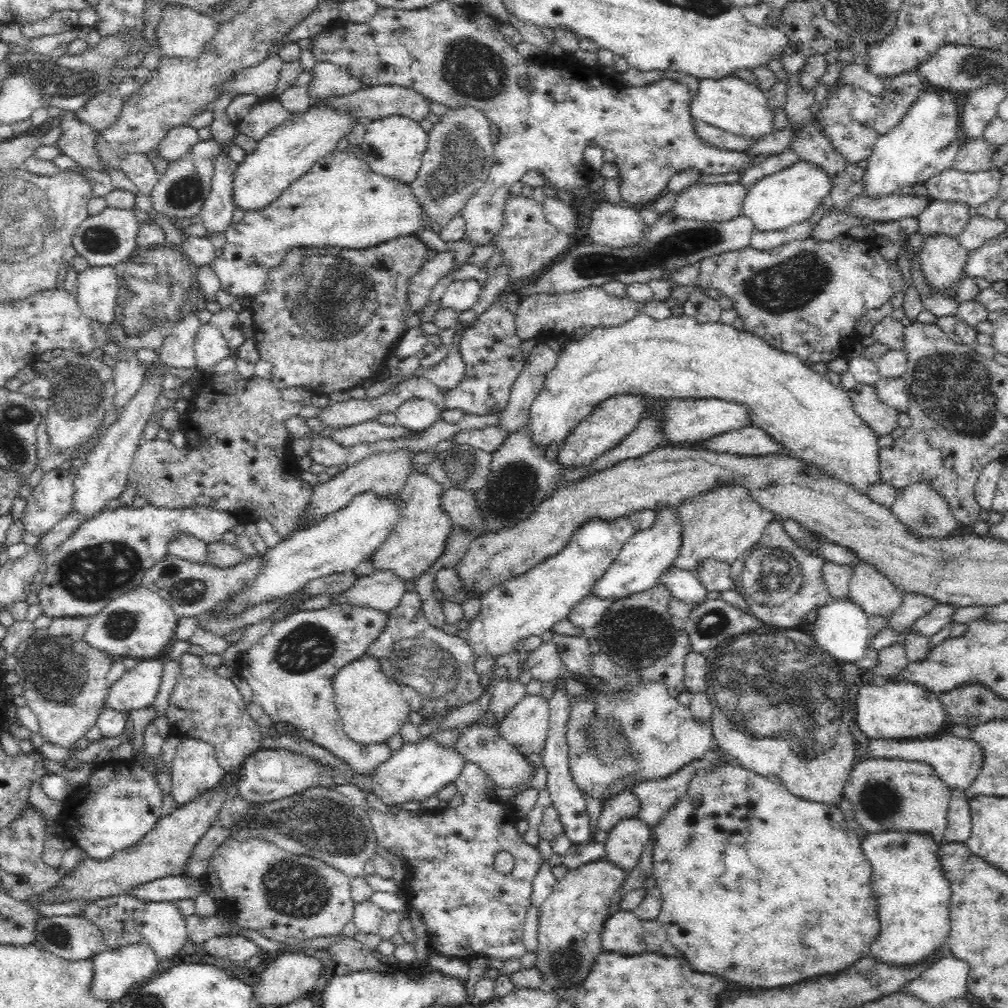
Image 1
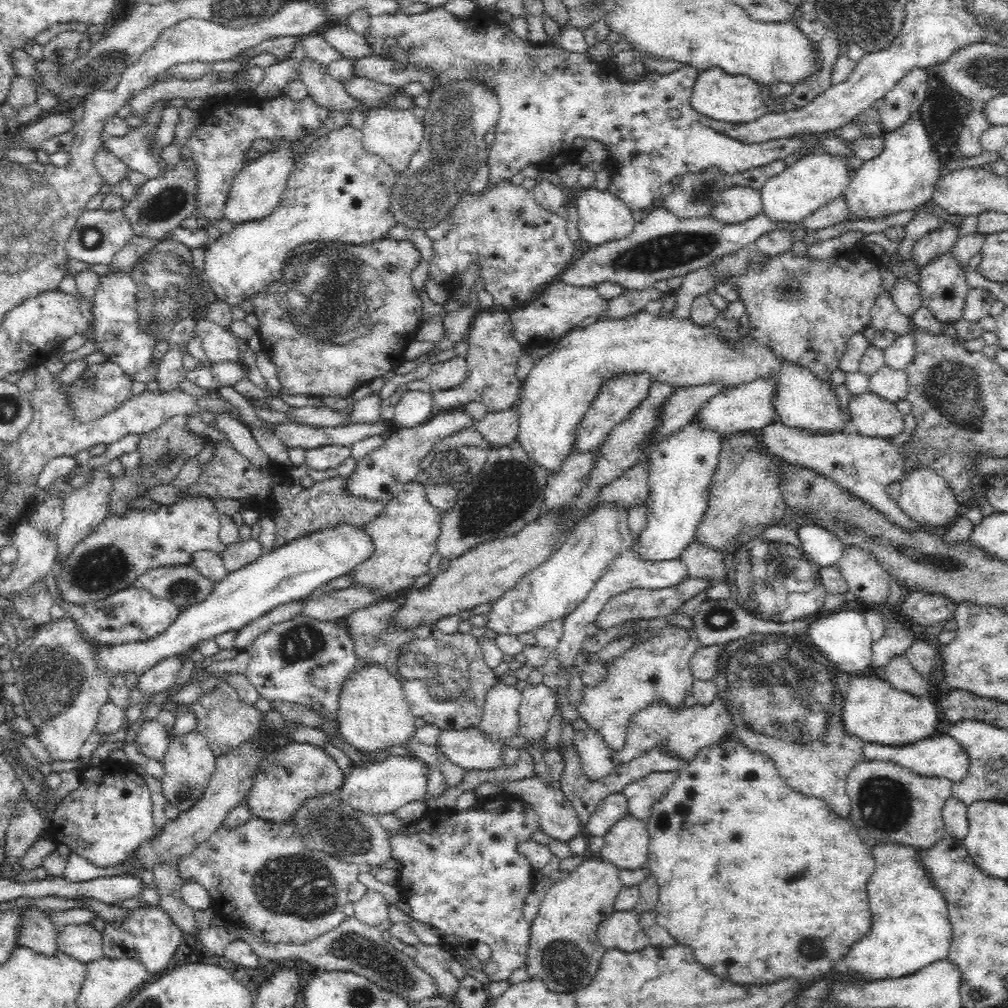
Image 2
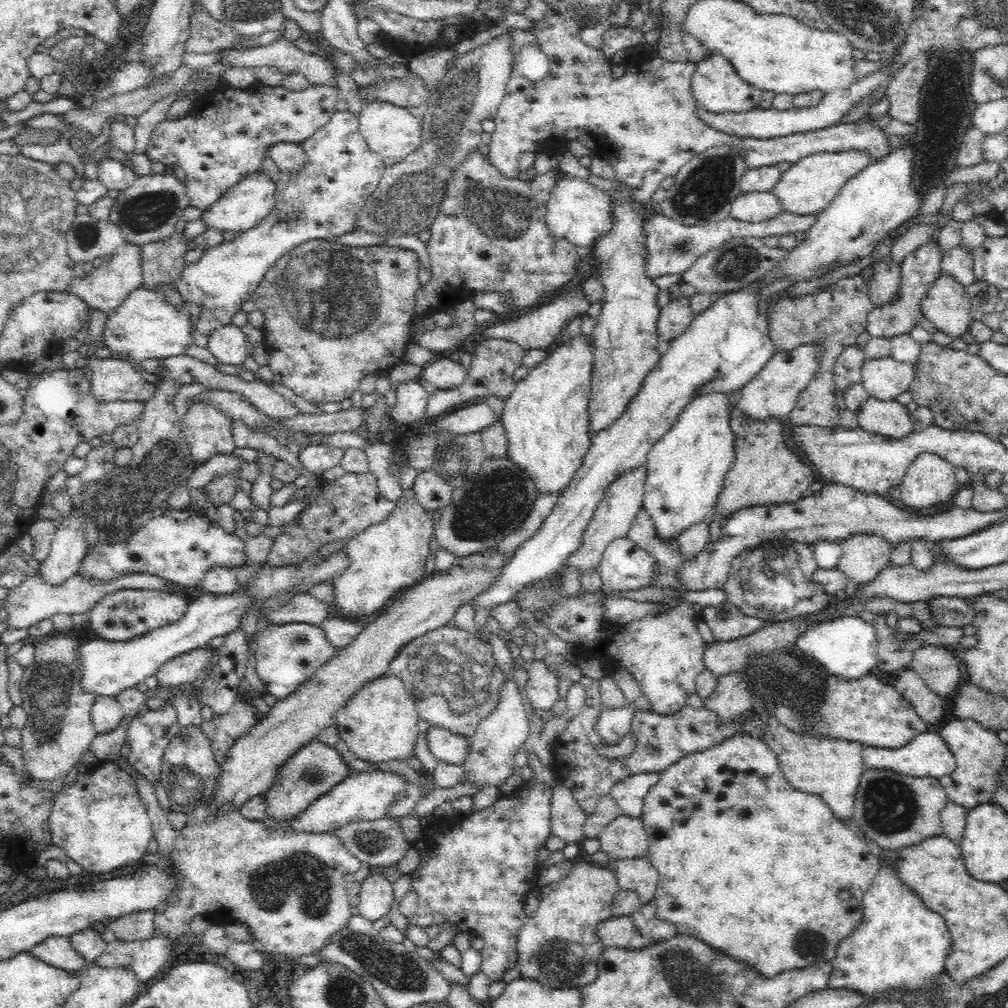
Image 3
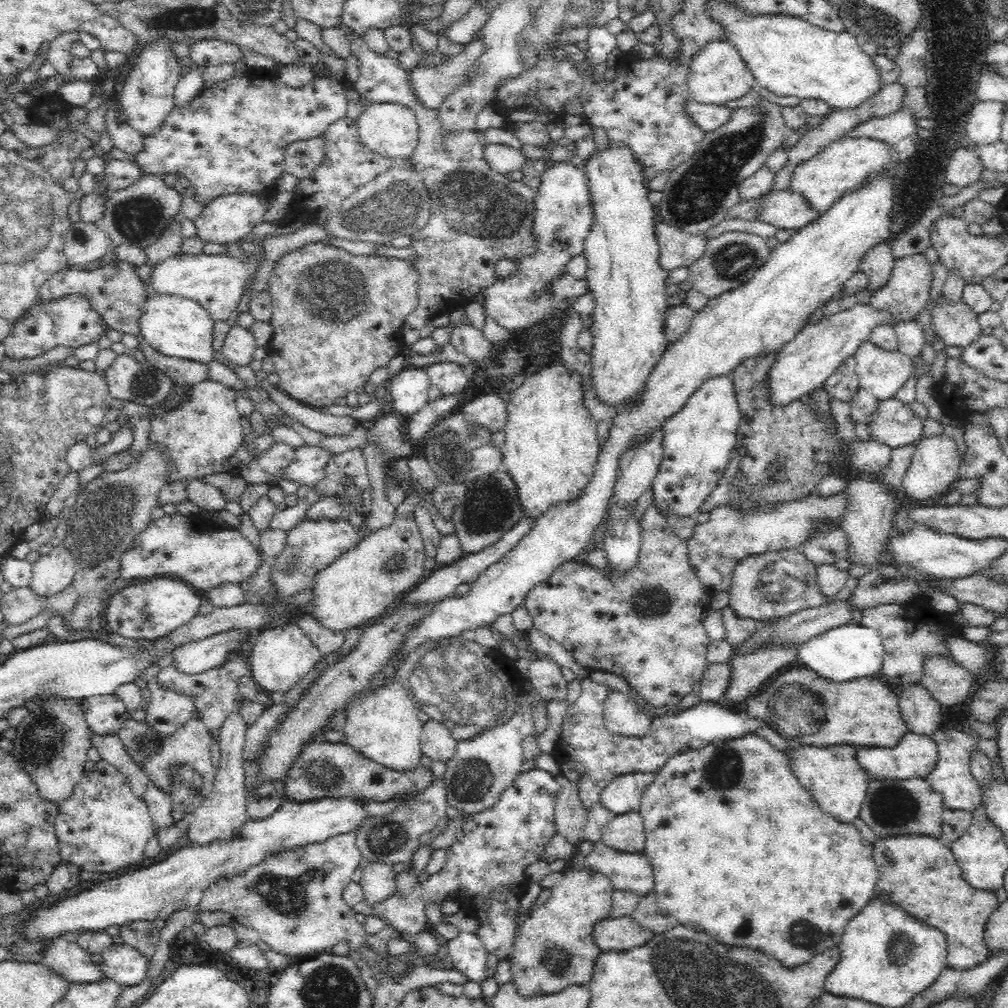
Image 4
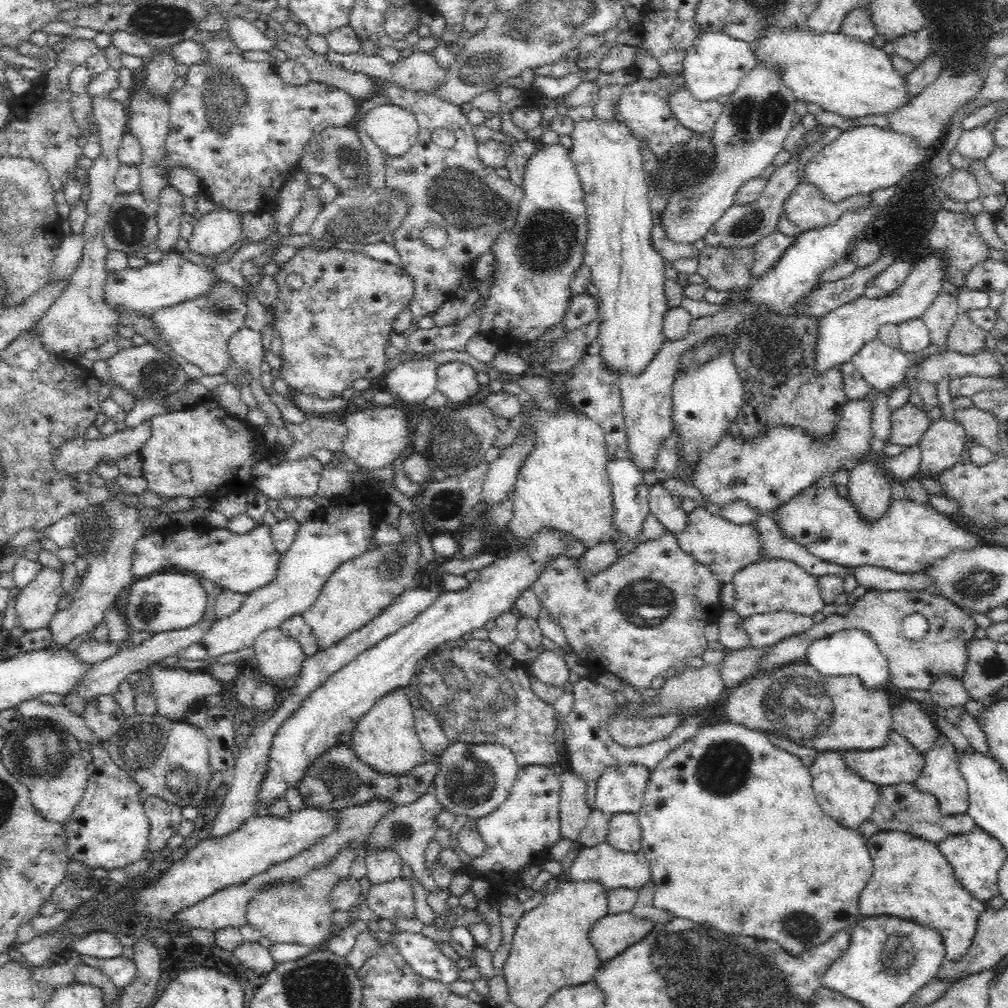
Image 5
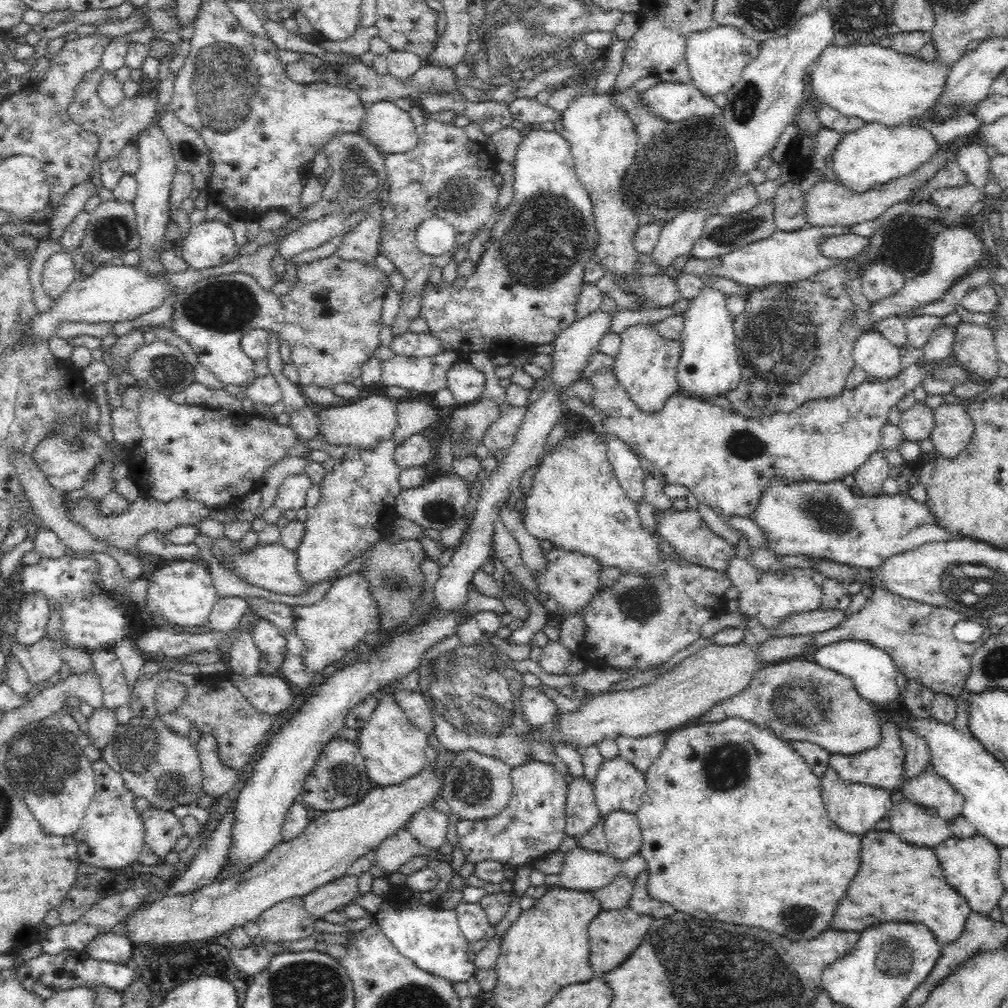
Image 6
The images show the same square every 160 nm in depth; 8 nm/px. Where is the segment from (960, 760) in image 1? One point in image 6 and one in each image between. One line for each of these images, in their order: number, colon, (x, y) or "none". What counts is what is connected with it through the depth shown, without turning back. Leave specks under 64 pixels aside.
2: (938, 756)
3: (925, 755)
4: (913, 756)
5: (896, 762)
6: (881, 766)

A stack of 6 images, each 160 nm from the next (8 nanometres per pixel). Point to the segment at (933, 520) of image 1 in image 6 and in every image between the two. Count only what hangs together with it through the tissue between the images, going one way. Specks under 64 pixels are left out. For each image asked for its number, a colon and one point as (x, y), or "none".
2: (926, 497)
3: (929, 480)
4: (933, 470)
5: (942, 444)
6: (953, 427)

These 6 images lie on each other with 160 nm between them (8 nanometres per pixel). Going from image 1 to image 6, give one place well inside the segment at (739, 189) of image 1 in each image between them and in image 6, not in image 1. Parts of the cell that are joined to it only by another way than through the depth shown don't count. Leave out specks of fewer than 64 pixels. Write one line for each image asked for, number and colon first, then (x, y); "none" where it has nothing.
2: (739, 204)
3: (755, 207)
4: (790, 210)
5: (808, 207)
6: (827, 204)

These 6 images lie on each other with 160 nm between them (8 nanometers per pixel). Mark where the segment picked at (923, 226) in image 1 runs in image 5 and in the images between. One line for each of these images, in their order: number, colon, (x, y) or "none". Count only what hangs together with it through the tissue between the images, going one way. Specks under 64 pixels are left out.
2: (928, 247)
3: (919, 270)
4: (906, 292)
5: (884, 282)

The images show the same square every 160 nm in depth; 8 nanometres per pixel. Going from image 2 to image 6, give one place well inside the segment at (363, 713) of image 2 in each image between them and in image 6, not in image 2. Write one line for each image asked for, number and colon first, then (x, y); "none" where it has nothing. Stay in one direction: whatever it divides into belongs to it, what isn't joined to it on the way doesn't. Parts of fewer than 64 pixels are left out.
3: (378, 724)
4: (383, 726)
5: (385, 738)
6: (393, 749)

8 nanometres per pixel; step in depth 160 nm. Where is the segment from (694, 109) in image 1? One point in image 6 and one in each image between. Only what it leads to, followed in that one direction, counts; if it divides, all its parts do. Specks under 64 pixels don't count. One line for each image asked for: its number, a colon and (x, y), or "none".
2: (716, 94)
3: (716, 85)
4: (717, 75)
5: (713, 65)
6: (717, 56)

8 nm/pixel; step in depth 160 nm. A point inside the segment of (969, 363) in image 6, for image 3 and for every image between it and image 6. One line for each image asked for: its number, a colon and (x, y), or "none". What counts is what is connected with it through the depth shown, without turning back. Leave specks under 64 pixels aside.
3: (947, 305)
4: (956, 325)
5: (966, 337)

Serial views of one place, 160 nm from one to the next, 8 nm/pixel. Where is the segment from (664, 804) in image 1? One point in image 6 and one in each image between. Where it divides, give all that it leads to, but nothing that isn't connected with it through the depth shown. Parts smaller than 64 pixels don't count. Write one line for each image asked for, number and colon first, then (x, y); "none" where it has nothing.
2: (640, 794)
3: (628, 793)
4: (623, 794)
5: (620, 788)
6: (618, 785)

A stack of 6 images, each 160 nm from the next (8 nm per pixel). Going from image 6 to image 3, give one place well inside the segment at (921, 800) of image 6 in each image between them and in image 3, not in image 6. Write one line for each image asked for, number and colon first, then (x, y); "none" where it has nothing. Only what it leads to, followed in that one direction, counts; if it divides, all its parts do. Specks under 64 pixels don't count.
3: (978, 754)
4: (951, 776)
5: (939, 777)

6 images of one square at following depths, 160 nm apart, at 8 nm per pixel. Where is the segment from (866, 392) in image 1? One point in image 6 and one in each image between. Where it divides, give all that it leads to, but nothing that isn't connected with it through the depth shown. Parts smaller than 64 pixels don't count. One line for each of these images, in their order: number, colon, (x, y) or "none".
2: (870, 415)
3: (890, 419)
4: (895, 424)
5: (909, 424)
6: (917, 422)

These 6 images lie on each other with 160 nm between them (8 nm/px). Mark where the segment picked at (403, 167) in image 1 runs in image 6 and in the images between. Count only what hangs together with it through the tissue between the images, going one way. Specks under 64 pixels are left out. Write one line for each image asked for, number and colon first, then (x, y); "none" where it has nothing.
2: (395, 135)
3: (393, 133)
4: (391, 130)
5: (393, 130)
6: (389, 129)

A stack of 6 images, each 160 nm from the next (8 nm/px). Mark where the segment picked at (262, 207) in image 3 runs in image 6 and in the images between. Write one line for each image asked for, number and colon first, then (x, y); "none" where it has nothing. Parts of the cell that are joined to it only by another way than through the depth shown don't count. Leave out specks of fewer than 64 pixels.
4: (229, 218)
5: (216, 231)
6: (209, 244)

